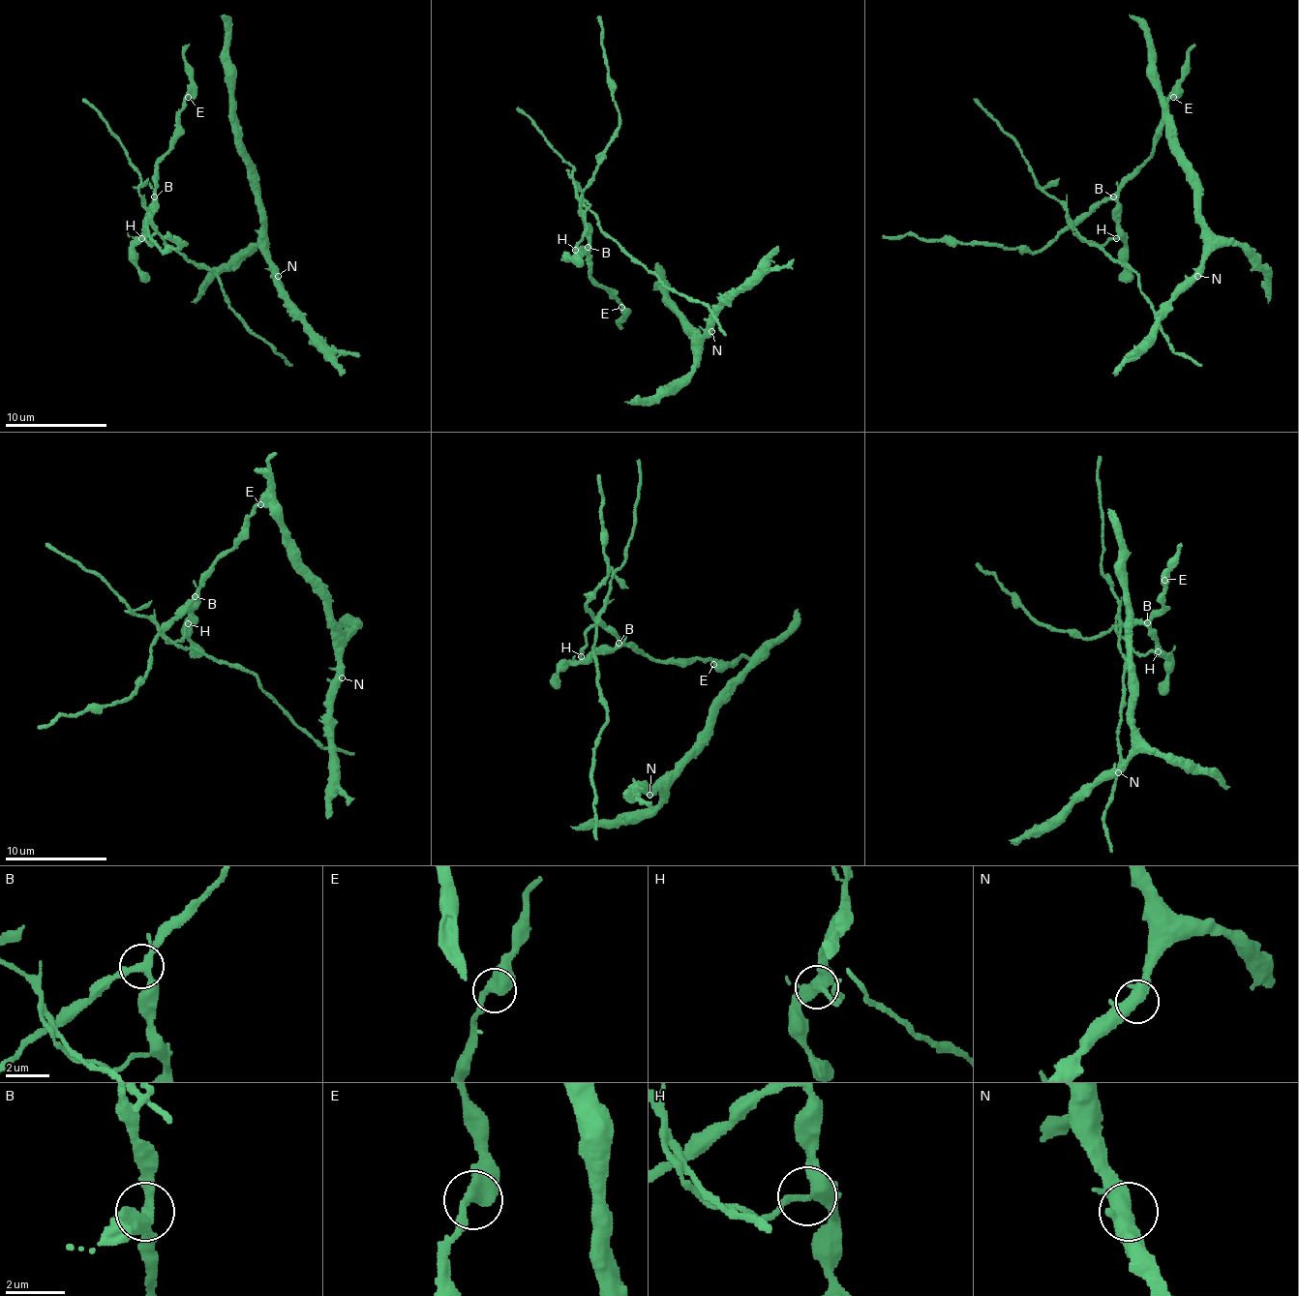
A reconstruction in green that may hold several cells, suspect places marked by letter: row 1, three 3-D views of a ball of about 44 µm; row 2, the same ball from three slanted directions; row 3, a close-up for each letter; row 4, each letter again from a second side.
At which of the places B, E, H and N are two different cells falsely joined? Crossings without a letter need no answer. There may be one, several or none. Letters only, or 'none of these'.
H

